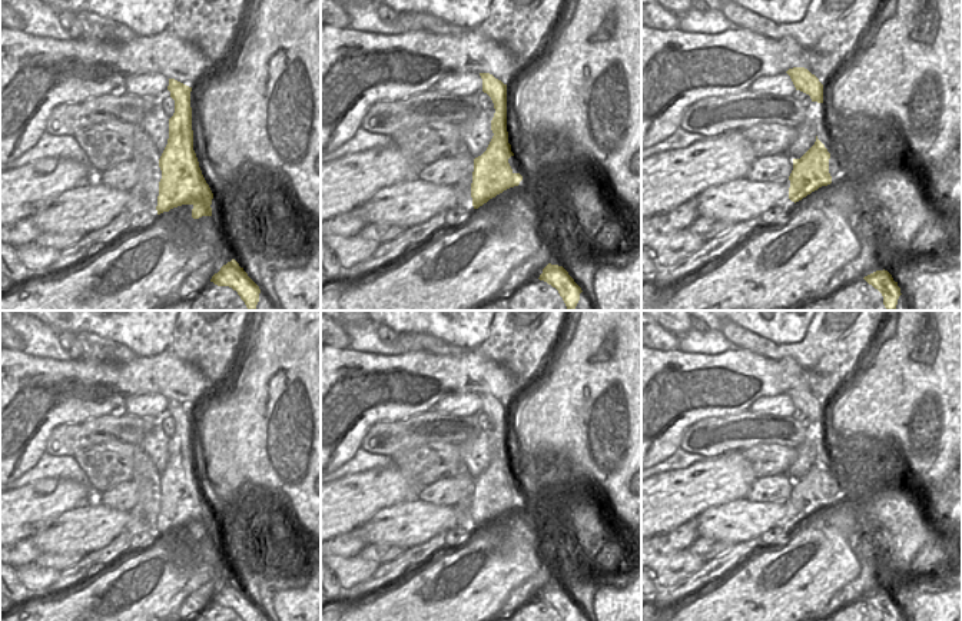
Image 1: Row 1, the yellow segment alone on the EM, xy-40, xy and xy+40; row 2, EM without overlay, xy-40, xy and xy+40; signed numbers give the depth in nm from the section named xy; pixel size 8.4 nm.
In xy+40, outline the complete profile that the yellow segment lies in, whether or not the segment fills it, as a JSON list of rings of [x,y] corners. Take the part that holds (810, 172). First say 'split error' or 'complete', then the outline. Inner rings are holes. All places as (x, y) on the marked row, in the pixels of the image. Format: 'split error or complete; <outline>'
complete; [[[817,136],[815,145],[800,159],[793,159],[793,170],[789,176],[792,202],[796,203],[819,187],[832,183],[829,159],[830,153]]]

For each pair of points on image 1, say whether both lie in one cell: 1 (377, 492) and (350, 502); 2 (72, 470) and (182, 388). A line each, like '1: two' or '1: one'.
1: one
2: two

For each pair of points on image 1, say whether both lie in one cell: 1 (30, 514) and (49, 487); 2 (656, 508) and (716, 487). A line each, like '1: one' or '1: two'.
1: one
2: one

